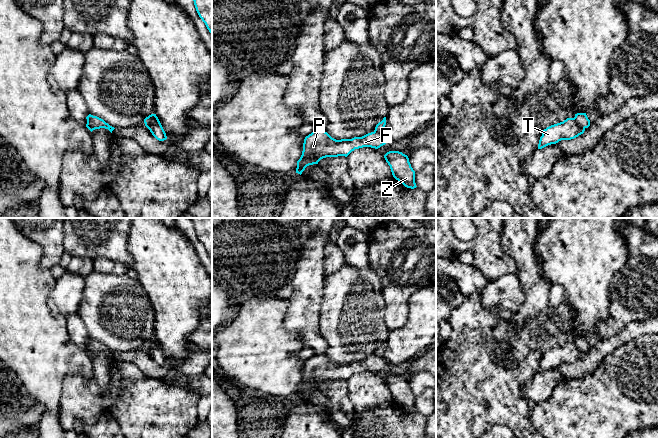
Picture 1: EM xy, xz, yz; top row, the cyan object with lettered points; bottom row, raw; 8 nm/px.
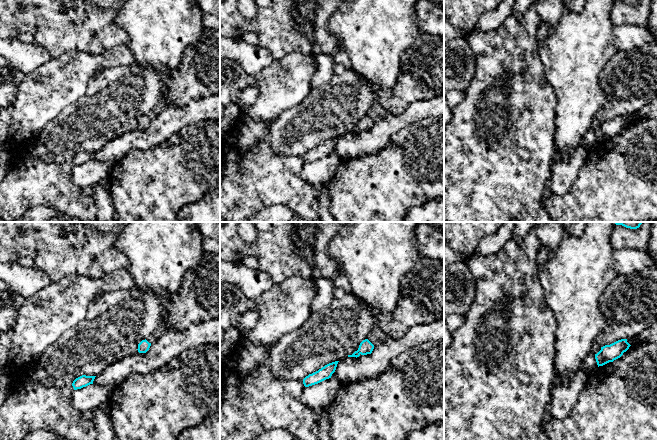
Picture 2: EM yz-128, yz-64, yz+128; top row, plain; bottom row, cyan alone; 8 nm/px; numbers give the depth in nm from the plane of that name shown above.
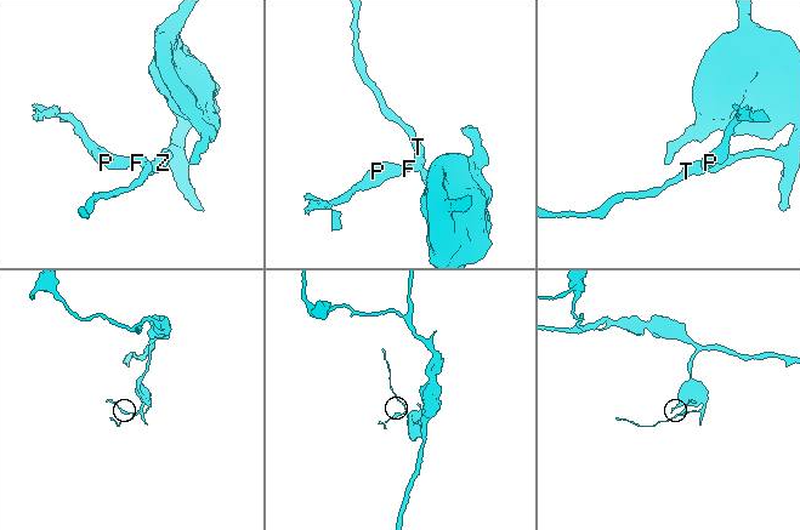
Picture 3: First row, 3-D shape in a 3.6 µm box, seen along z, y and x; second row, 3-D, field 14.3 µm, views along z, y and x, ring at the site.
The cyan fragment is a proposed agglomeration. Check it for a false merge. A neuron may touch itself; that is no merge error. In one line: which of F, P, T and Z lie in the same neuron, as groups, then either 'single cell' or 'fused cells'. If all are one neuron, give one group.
groups F P / T Z; fused cells

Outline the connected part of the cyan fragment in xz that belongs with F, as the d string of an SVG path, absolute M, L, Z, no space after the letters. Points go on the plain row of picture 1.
M313 355L305 361L303 375L297 385L296 397L302 398L309 389L318 388L326 381L347 381L355 373L371 371L378 373L385 369L387 361L383 357L371 356L362 361L336 364L325 355Z

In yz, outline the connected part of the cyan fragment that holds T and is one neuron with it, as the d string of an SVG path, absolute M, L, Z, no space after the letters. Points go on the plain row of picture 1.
M567 342L563 346L551 349L542 355L538 373L556 368L561 364L571 364L583 358L585 352L577 349L574 342Z

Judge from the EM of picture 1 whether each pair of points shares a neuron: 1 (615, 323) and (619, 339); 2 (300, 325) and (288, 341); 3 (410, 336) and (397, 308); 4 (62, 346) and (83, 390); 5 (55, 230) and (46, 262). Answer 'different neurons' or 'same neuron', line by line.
1: different neurons
2: different neurons
3: different neurons
4: different neurons
5: same neuron

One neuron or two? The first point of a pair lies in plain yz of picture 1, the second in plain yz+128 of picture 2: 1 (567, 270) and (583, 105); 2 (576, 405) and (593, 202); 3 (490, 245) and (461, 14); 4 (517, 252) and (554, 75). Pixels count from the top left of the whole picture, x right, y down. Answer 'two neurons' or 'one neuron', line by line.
1: one neuron
2: one neuron
3: one neuron
4: two neurons

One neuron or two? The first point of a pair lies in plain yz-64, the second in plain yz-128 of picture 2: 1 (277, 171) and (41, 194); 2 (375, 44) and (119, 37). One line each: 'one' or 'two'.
1: one
2: two

